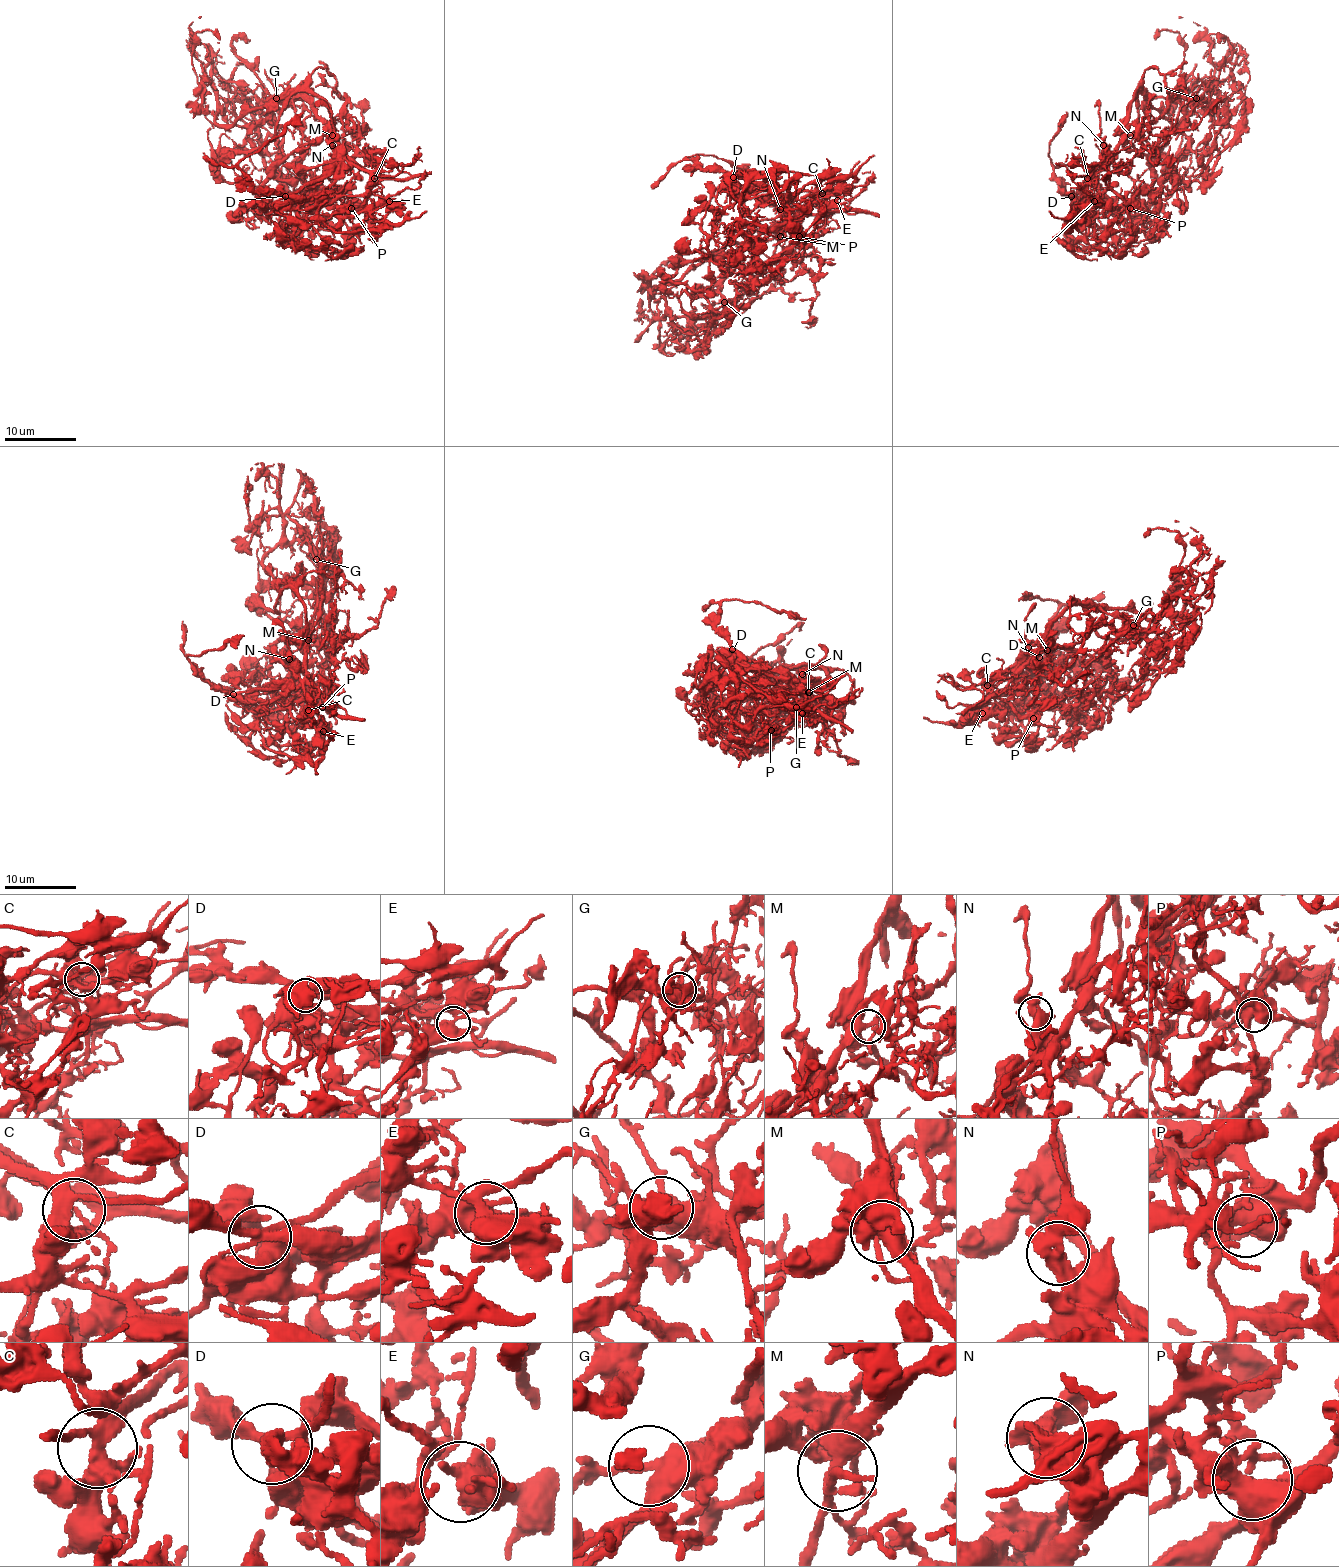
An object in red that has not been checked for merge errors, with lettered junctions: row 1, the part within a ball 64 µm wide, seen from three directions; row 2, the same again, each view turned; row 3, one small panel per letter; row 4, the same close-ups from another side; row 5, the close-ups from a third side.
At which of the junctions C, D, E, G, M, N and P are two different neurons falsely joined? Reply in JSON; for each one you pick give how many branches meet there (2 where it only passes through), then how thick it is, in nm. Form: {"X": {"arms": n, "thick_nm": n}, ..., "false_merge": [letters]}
{"false_merge": []}

